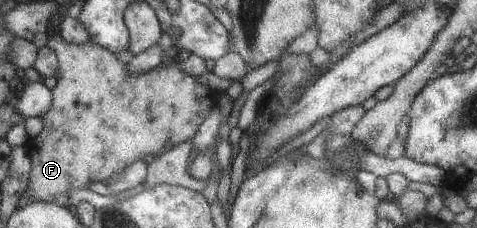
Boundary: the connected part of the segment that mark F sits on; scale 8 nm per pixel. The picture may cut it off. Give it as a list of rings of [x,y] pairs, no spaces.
[[[54,33],[47,37],[45,46],[54,52],[57,59],[54,72],[56,85],[52,87],[51,106],[41,115],[43,128],[28,139],[26,152],[31,166],[26,188],[18,198],[16,209],[32,202],[50,202],[71,208],[68,200],[71,189],[85,188],[92,181],[103,183],[104,179],[121,172],[133,161],[142,160],[146,155],[161,154],[192,137],[220,96],[220,93],[196,83],[195,78],[183,75],[177,66],[179,57],[174,55],[170,65],[159,65],[133,76],[111,51],[90,40],[73,44],[64,41],[59,33]]]

